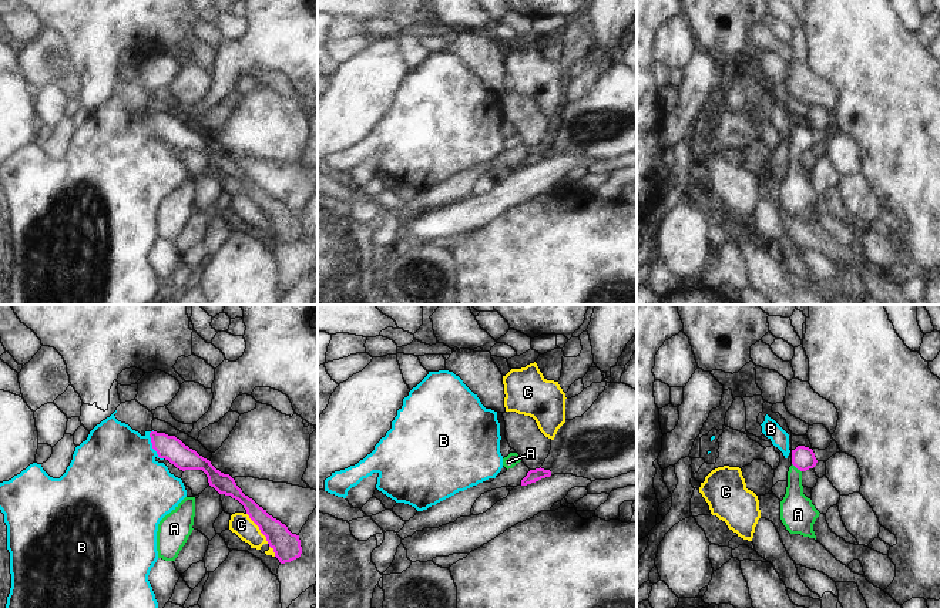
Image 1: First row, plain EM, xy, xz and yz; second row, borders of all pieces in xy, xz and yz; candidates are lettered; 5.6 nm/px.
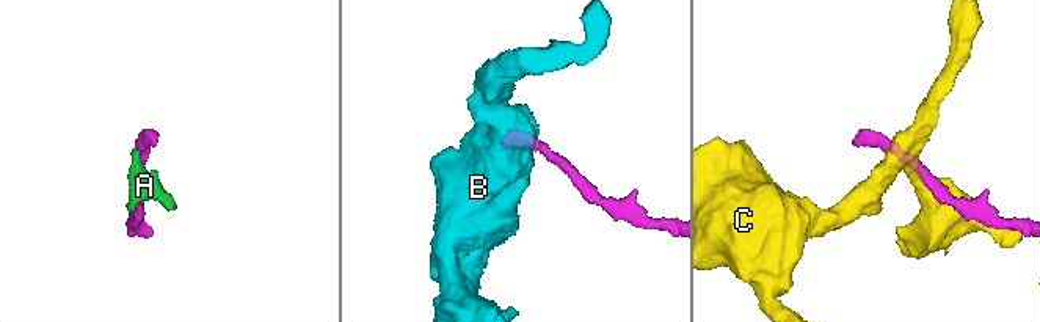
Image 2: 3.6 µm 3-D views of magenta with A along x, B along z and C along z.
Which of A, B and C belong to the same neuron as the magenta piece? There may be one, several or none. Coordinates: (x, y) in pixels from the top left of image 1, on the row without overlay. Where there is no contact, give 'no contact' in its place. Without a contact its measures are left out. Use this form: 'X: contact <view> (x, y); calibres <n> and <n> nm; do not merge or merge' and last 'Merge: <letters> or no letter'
A: contact yz (796, 148); calibres 130 and 190 nm; merge
B: contact xy (153, 127); calibres 140 and 460 nm; do not merge
C: contact xy (259, 210); calibres 160 and 120 nm; do not merge
Merge: A

